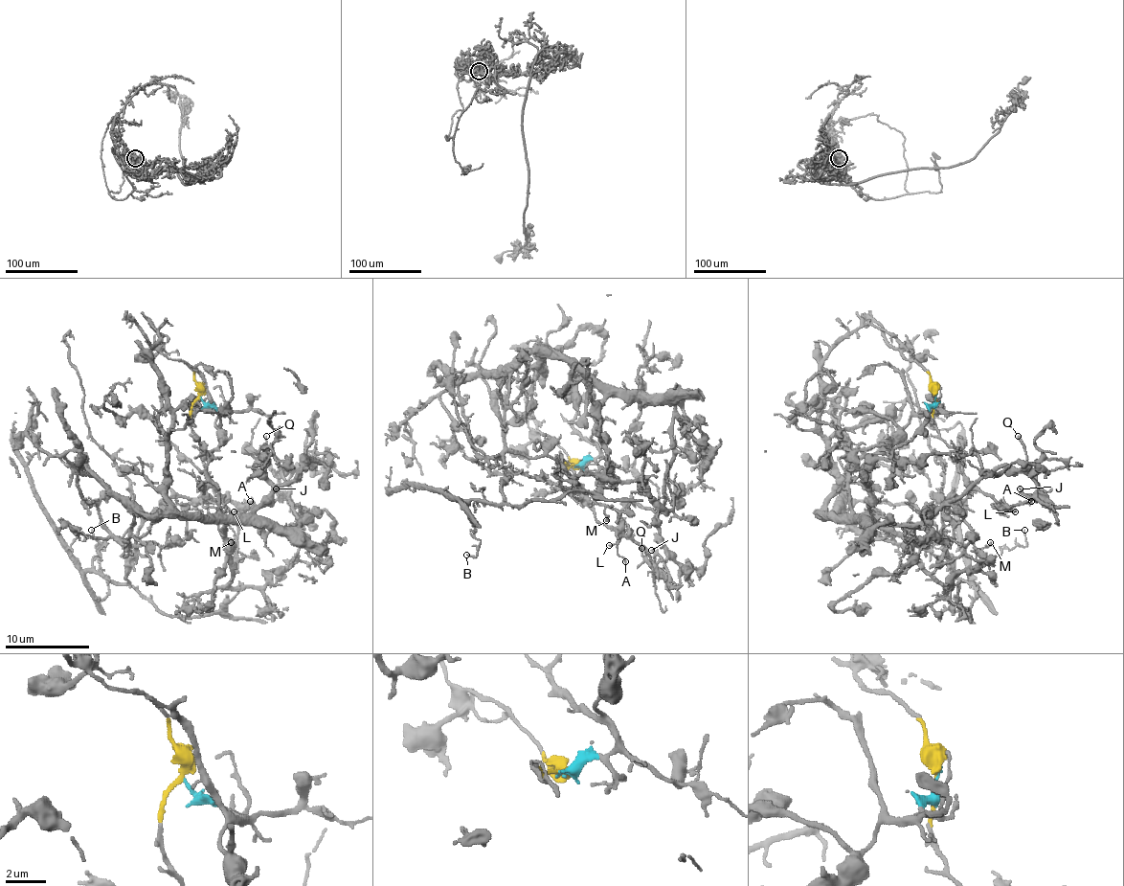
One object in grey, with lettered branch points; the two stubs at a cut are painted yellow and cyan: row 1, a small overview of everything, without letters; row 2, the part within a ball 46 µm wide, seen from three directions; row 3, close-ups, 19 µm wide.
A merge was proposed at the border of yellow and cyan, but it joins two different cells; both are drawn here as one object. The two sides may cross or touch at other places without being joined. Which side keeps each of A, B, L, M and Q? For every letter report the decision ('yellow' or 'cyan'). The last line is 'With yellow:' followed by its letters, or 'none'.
A: yellow
B: yellow
L: yellow
M: yellow
Q: yellow
With yellow: A, B, L, M, Q

